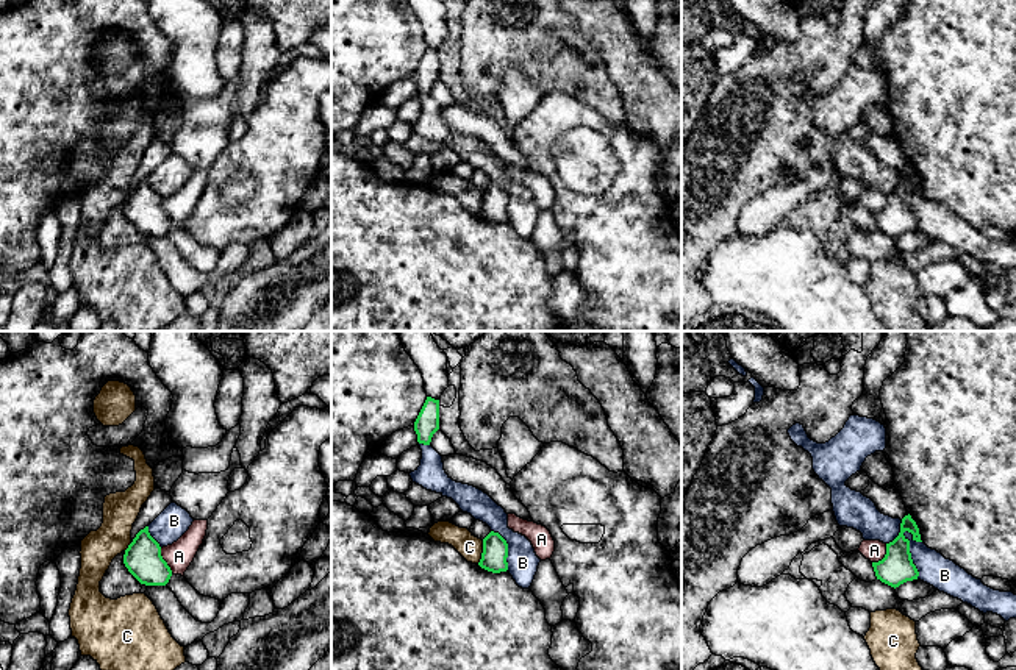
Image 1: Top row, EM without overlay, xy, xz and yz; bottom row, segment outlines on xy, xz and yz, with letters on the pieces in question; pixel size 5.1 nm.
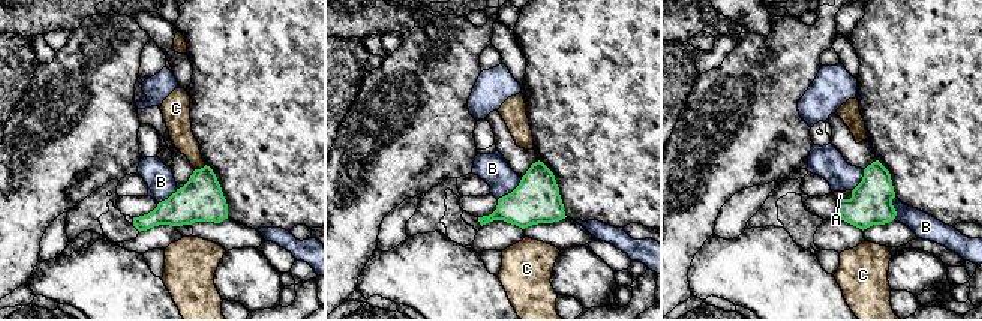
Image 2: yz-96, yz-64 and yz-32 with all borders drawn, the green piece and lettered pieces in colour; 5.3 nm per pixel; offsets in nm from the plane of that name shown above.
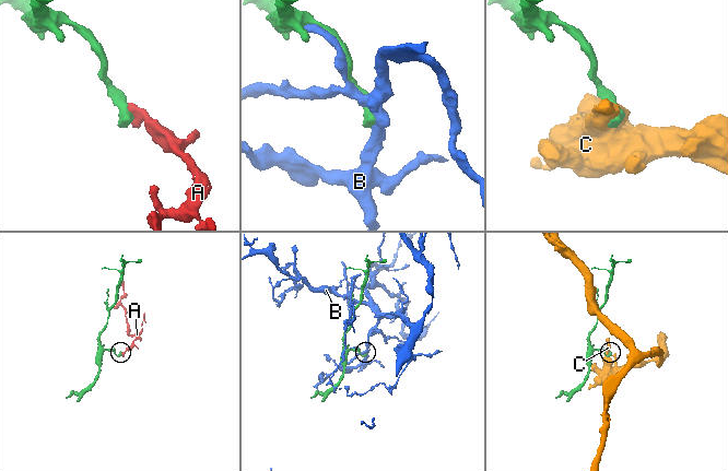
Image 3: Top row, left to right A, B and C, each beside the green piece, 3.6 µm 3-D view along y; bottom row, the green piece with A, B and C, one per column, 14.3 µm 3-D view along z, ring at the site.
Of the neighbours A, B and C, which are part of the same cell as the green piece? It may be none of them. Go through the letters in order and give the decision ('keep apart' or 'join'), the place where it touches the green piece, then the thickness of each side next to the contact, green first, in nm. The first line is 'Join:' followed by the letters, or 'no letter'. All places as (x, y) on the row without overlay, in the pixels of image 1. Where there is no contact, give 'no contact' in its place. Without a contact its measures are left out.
Join: no letter
A: keep apart; meets green in yz at (885, 206); 170 nm thick on the green side, 110 nm on the other
B: keep apart; meets green in yz at (908, 200); 170 nm thick on the green side, 160 nm on the other
C: keep apart; meets green in xz at (483, 202); 130 nm thick on the green side, 120 nm on the other

